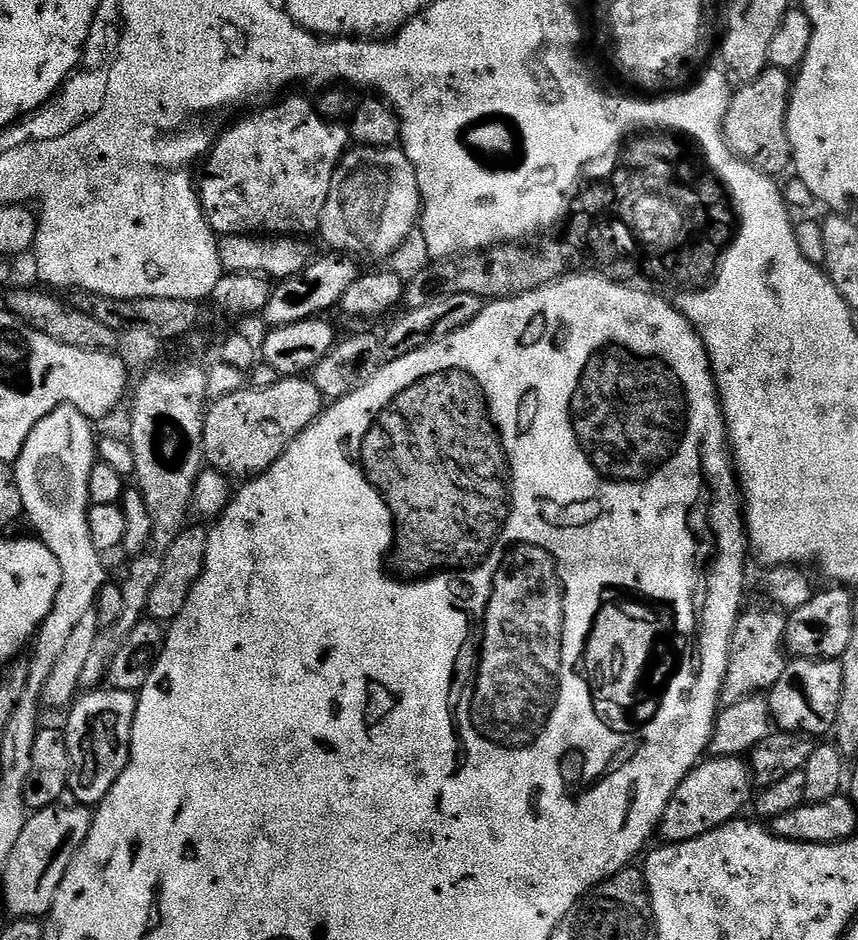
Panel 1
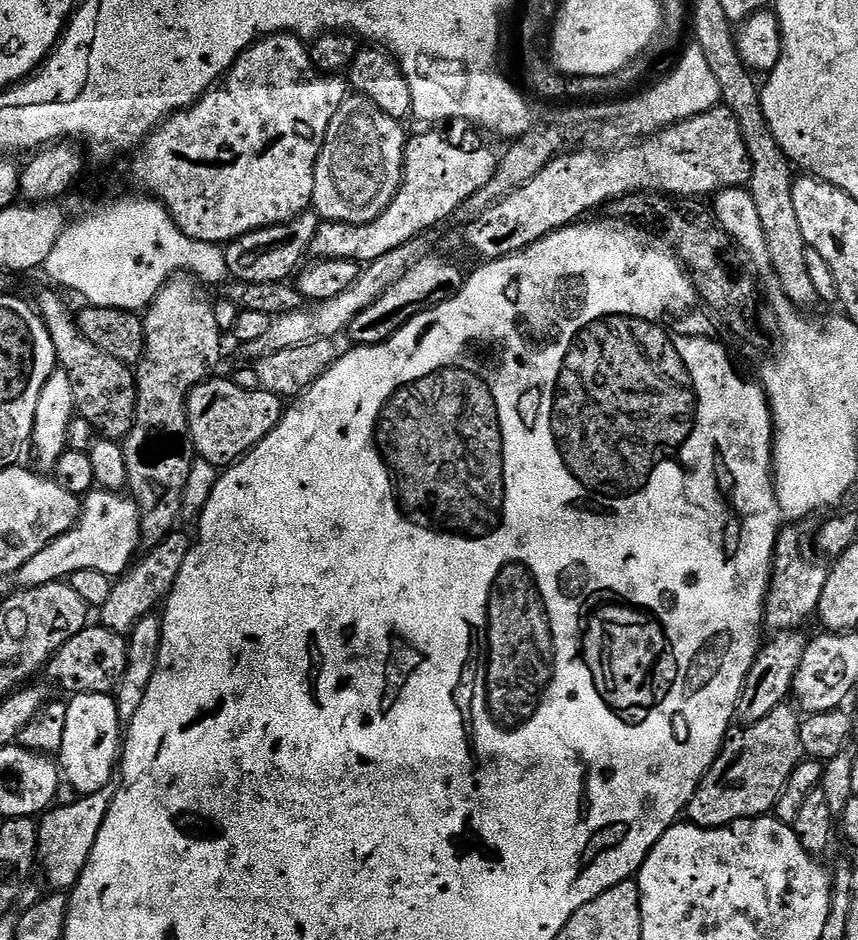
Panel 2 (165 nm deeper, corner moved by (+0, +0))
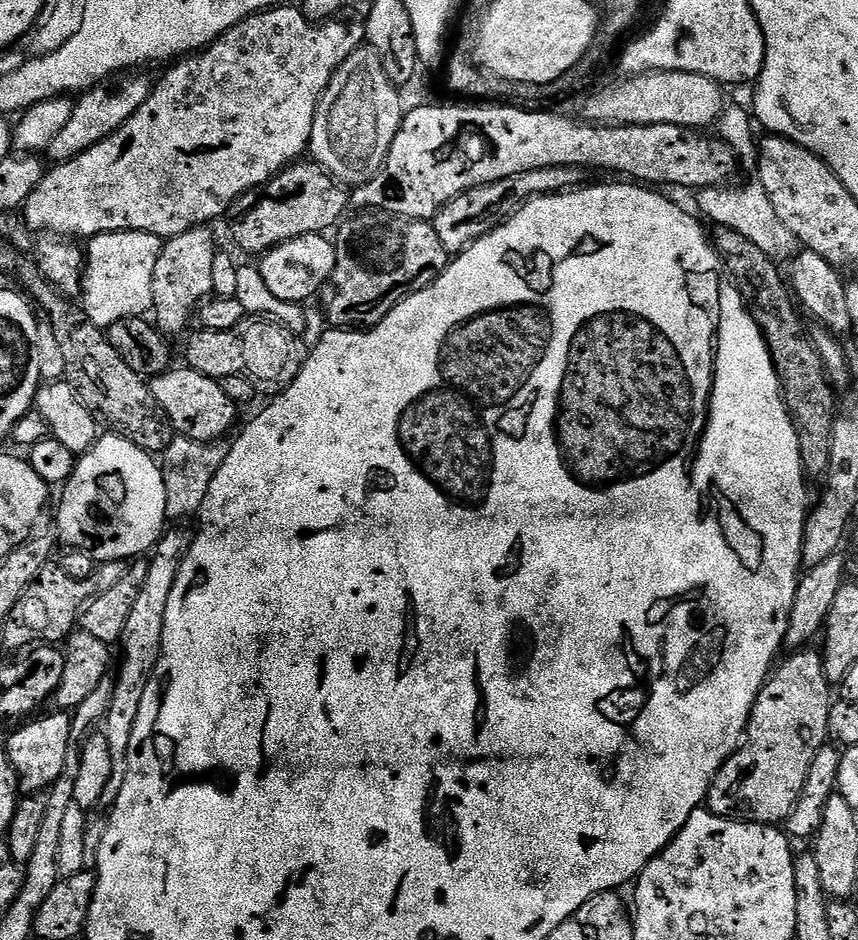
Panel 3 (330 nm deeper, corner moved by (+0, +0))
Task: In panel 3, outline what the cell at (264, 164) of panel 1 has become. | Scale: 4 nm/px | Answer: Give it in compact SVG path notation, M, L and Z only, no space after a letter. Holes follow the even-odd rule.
M281 6L270 8L266 12L255 12L253 16L247 16L238 26L234 26L226 34L222 34L219 40L208 45L207 48L177 59L171 65L172 68L159 81L155 81L150 98L138 106L134 118L130 118L110 138L90 146L82 154L78 154L69 160L59 161L55 166L47 169L44 181L36 187L34 194L25 202L22 209L24 220L36 232L40 234L51 234L56 238L91 238L101 236L107 232L123 232L125 234L143 234L157 238L177 236L191 228L202 228L211 225L211 220L224 216L228 207L235 205L241 196L246 196L257 188L263 188L273 176L284 171L289 164L295 164L301 159L300 156L309 151L312 142L312 131L314 130L314 118L316 108L320 104L334 78L334 74L354 54L354 50L365 47L366 37L364 35L363 23L339 24L339 19L333 18L317 26L313 21L307 20L299 7L287 8Z

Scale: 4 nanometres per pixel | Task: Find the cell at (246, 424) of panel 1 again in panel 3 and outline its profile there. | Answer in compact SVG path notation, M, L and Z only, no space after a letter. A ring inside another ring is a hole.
M173 367L160 376L151 377L150 387L158 406L162 406L162 410L170 418L173 429L181 436L201 441L223 441L227 432L232 427L237 427L238 405L226 396L220 381L195 372L193 368Z

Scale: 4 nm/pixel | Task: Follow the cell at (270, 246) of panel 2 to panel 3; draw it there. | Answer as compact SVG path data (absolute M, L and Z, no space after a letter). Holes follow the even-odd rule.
M304 163L289 164L263 188L257 188L256 191L240 197L238 208L244 213L233 222L232 236L236 239L237 246L242 251L249 252L253 258L299 236L315 232L327 233L327 228L335 229L349 211L347 208L350 196L344 193L347 191L338 181L328 175L319 164Z

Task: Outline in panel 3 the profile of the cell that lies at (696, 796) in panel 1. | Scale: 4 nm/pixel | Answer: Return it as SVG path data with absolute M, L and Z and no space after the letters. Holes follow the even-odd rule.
M812 650L793 651L791 653L792 657L790 657L784 665L781 663L779 667L771 673L770 678L764 681L764 689L758 694L758 698L752 707L752 713L748 716L748 730L744 733L744 738L740 747L729 756L728 761L718 770L714 782L710 786L708 799L706 801L706 807L709 812L714 813L716 816L724 816L727 820L742 820L754 824L780 826L783 825L784 821L788 819L788 815L794 810L794 806L802 794L802 786L806 786L806 774L810 774L810 762L814 762L814 754L818 754L818 750L825 747L826 741L829 739L828 715L834 703L833 697L828 697L830 685L828 679L824 677L823 655L821 655L819 651L808 651Z

